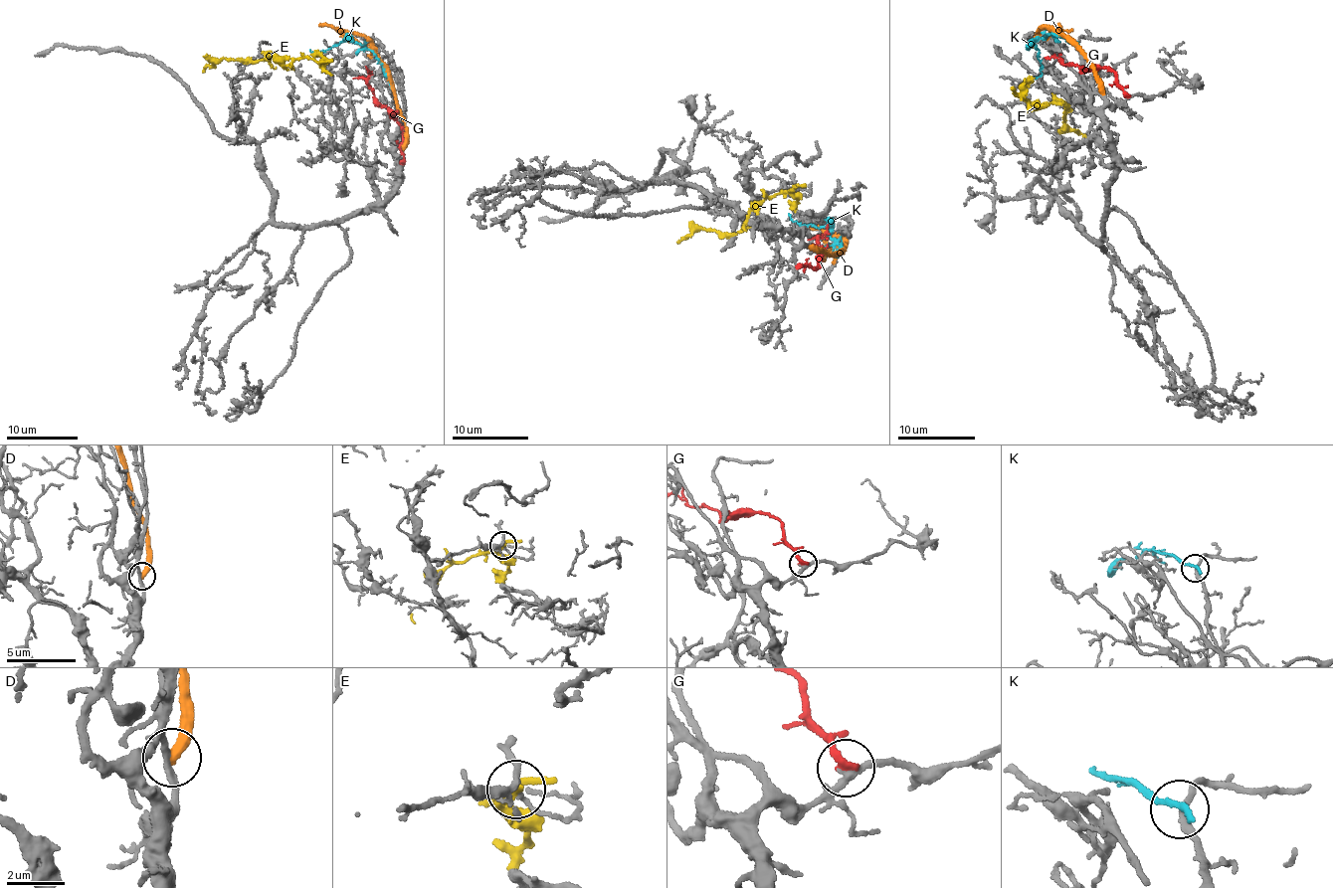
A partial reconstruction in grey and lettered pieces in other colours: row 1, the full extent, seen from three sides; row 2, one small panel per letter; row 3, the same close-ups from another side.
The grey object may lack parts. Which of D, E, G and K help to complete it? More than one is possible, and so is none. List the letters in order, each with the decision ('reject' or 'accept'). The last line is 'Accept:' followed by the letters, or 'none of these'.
D: reject
E: reject
G: reject
K: reject
Accept: none of these

